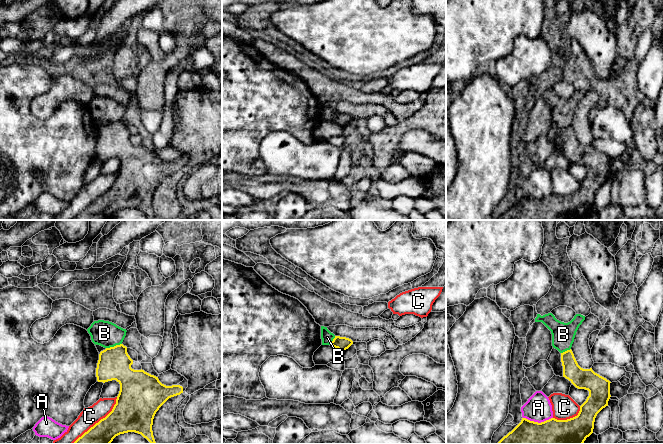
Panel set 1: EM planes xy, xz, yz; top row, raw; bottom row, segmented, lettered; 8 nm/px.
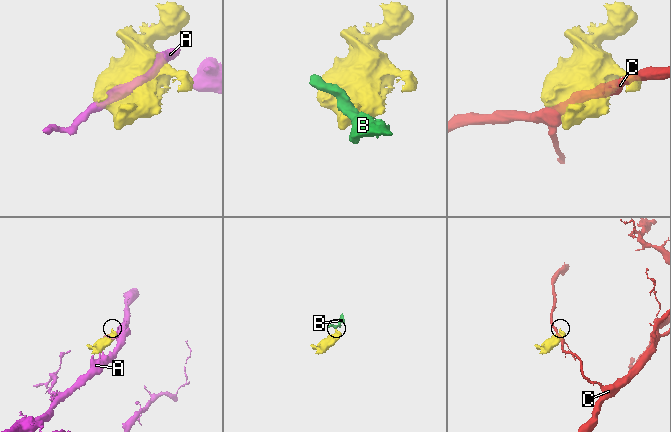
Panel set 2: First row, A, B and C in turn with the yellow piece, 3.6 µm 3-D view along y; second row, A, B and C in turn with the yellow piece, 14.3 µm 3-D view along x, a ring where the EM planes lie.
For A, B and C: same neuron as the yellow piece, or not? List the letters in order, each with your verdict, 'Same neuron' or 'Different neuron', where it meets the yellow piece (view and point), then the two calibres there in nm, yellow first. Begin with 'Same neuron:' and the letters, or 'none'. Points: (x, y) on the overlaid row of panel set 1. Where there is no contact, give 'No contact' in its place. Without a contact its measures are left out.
Same neuron: none
A: Different neuron. Touches yellow at yz (537, 422). Thickness 380 nm (yellow) against 220 nm
B: Different neuron. Touches yellow at xy (114, 346). Thickness 260 nm (yellow) against 200 nm
C: Different neuron. Touches yellow at xy (99, 421). Thickness 280 nm (yellow) against 150 nm

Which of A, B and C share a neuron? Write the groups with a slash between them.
A / B / C

